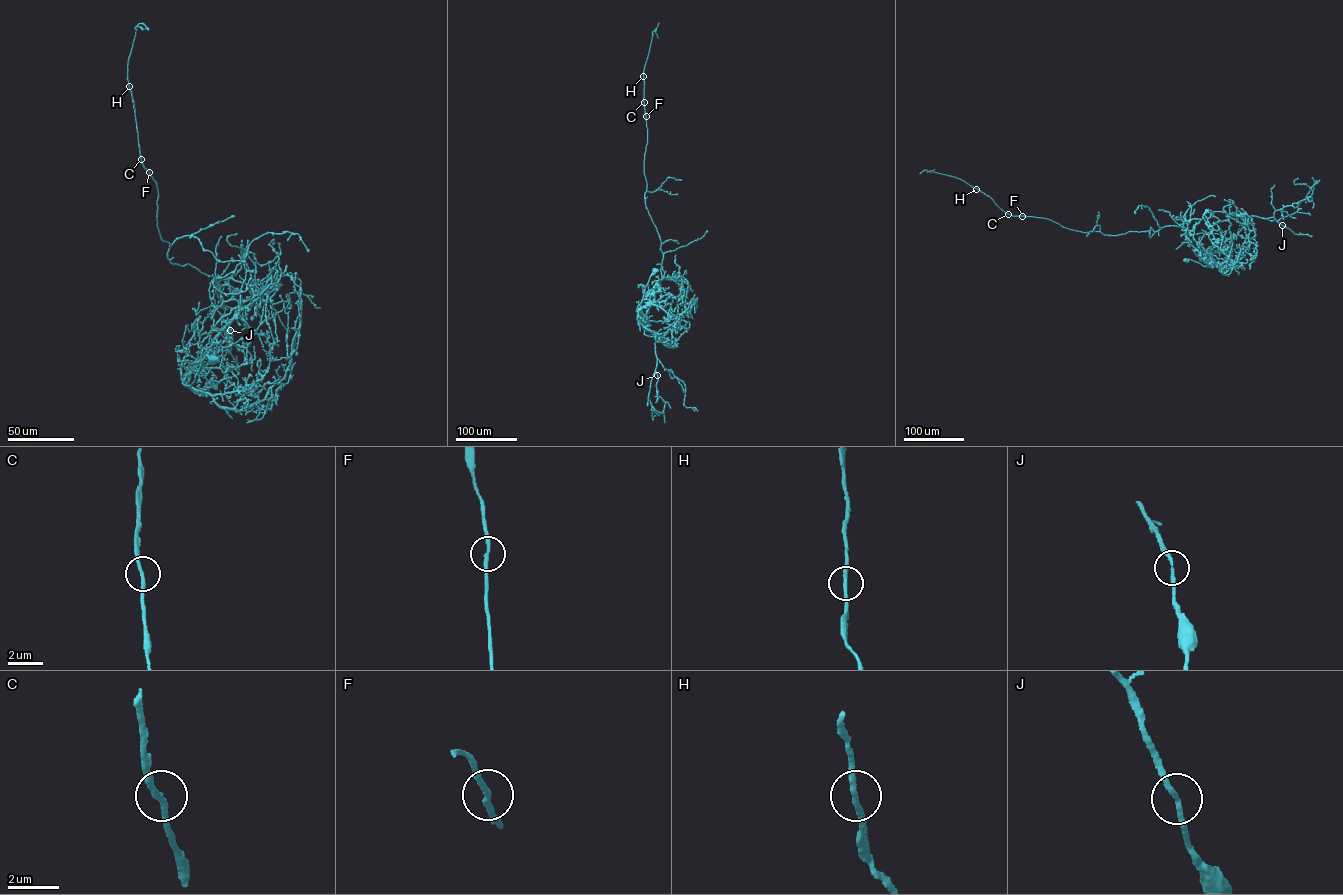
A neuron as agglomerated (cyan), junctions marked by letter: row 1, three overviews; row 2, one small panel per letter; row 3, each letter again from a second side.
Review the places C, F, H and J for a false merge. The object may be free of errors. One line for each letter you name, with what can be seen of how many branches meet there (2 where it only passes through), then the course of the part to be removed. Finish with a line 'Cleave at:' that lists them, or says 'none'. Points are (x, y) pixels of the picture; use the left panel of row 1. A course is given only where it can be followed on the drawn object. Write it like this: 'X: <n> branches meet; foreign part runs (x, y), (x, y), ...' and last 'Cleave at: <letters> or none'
Cleave at: none

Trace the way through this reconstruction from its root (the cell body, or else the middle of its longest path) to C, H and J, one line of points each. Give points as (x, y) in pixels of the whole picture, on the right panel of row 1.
C: (1185, 260), (1226, 266), (1198, 251), (1185, 236), (1187, 231), (1176, 226), (1110, 235), (1008, 214)
H: (1185, 260), (1226, 266), (1198, 251), (1182, 227), (1114, 235), (1082, 232), (1044, 218), (1012, 216), (977, 189)
J: (1185, 260), (1209, 267), (1226, 266), (1226, 250), (1242, 228), (1238, 215), (1256, 216), (1282, 225)

